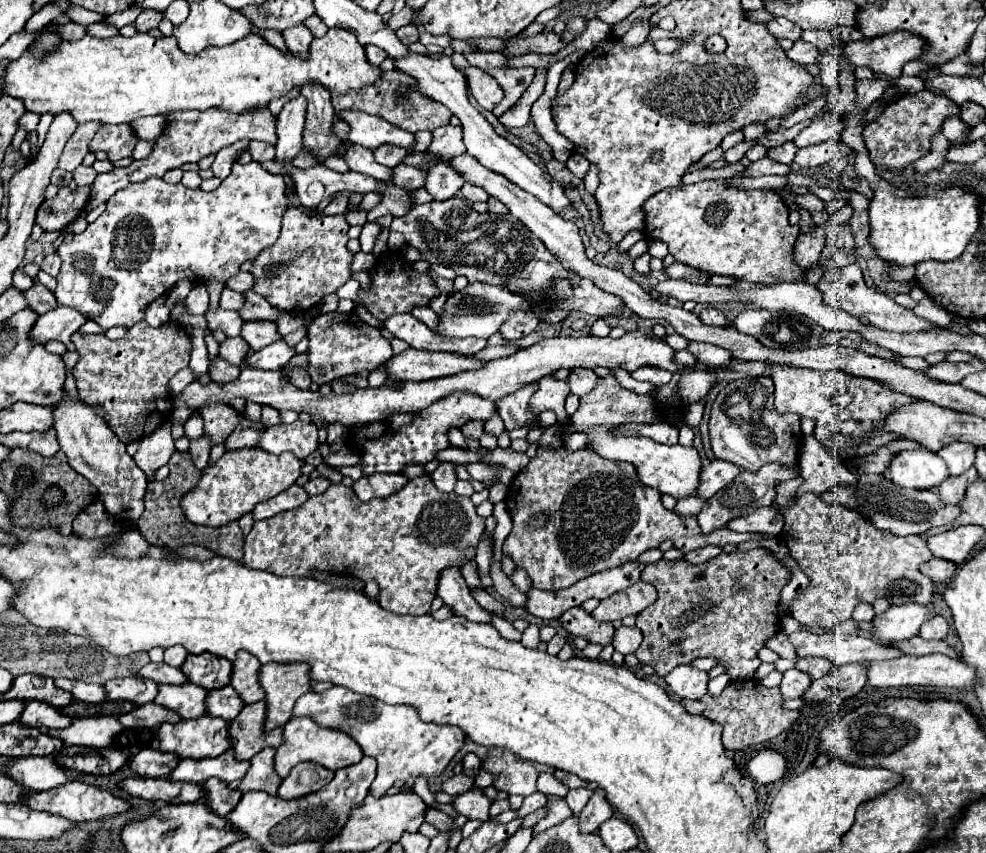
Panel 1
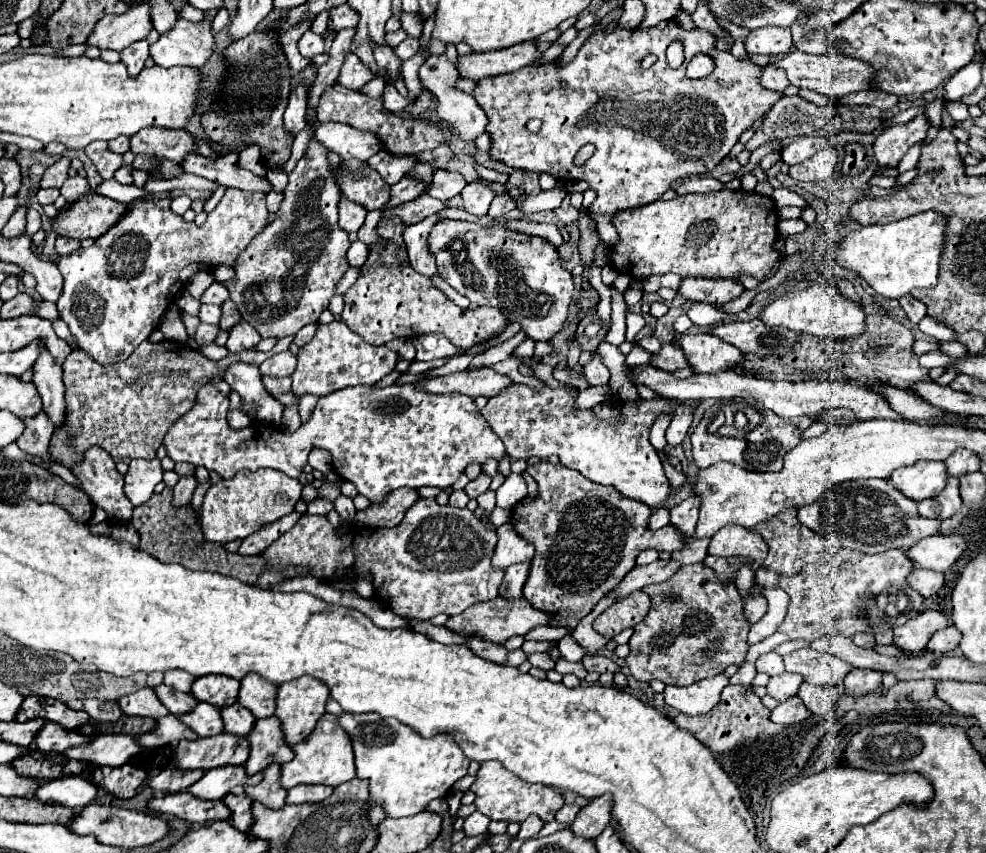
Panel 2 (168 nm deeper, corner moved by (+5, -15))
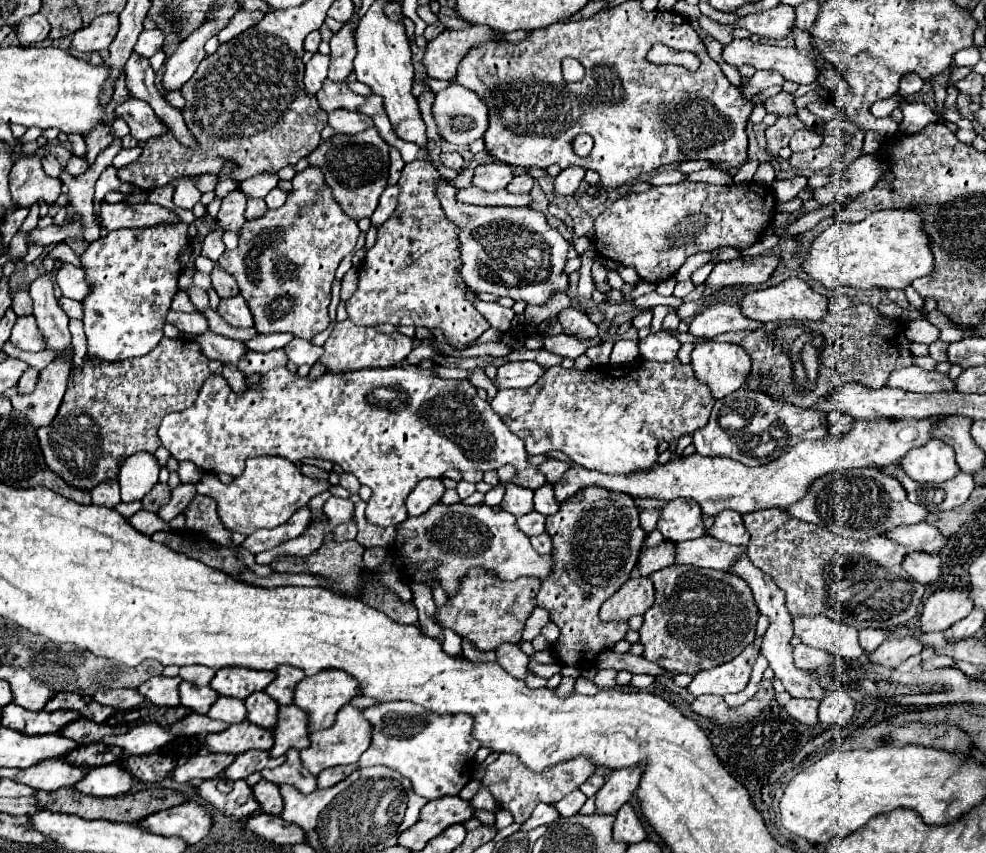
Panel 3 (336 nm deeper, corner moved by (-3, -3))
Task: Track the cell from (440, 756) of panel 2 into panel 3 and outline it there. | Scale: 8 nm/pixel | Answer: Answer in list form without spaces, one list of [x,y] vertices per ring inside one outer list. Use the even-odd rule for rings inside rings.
[[[380,702],[370,708],[364,708],[362,714],[372,724],[372,742],[370,742],[370,748],[360,756],[359,768],[378,766],[378,764],[394,768],[396,772],[406,776],[412,782],[414,792],[418,796],[424,796],[426,800],[454,796],[470,780],[474,752],[480,748],[480,744],[472,738],[470,716],[466,716],[466,714],[440,716],[434,712],[426,712],[424,708],[418,708],[412,702]]]

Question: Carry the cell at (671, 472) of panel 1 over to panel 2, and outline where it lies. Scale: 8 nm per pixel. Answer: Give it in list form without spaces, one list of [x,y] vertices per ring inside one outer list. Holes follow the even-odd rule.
[[[512,384],[502,394],[490,398],[488,404],[480,410],[480,414],[486,418],[486,422],[490,424],[492,432],[504,442],[506,452],[514,460],[528,460],[530,456],[550,458],[552,454],[556,454],[560,458],[562,466],[578,470],[582,476],[586,476],[588,480],[592,480],[596,484],[614,486],[626,498],[640,500],[640,502],[648,504],[650,508],[656,508],[662,502],[666,502],[668,492],[670,492],[670,482],[664,476],[664,468],[660,464],[660,458],[658,458],[656,450],[648,442],[650,426],[662,414],[674,416],[674,412],[672,412],[674,404],[688,404],[694,410],[700,404],[700,400],[686,400],[686,402],[682,402],[682,400],[672,400],[672,398],[656,394],[652,400],[638,398],[636,400],[638,404],[622,402],[622,420],[618,420],[618,424],[606,424],[606,420],[594,420],[594,416],[590,416],[590,410],[578,410],[574,406],[576,398],[578,398],[578,390],[568,392],[566,388],[550,388],[550,386],[542,386],[540,390],[536,390],[536,388],[530,388],[530,386]]]

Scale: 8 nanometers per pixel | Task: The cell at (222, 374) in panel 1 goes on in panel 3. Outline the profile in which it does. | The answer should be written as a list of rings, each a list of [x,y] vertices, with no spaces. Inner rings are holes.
[[[162,338],[158,348],[146,356],[128,358],[120,362],[104,362],[92,356],[86,356],[82,368],[72,366],[68,378],[68,390],[60,404],[58,416],[50,424],[50,456],[48,464],[52,472],[58,472],[66,482],[76,488],[94,488],[98,482],[110,480],[118,474],[118,458],[132,456],[140,450],[156,452],[160,448],[158,428],[166,414],[190,408],[196,402],[198,388],[210,374],[208,358],[202,354],[202,348],[196,340],[186,338]]]

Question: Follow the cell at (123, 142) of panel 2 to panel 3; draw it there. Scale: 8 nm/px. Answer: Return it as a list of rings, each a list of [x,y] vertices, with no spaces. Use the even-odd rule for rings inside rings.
[[[116,136],[112,144],[96,156],[94,164],[82,176],[72,178],[68,172],[62,172],[60,176],[62,184],[68,186],[68,210],[72,210],[72,216],[82,224],[80,236],[86,242],[98,240],[100,236],[100,226],[94,212],[94,184],[98,176],[104,172],[104,168],[112,164],[112,158],[118,154],[120,148],[122,148],[122,138]]]

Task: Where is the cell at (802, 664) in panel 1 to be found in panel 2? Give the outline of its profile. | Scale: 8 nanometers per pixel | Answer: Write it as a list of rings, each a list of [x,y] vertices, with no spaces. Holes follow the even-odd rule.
[[[802,684],[798,696],[802,698],[802,702],[806,704],[808,710],[812,710],[814,716],[824,718],[828,716],[838,700],[838,692],[836,688],[828,688],[828,686],[812,686],[812,684]]]

